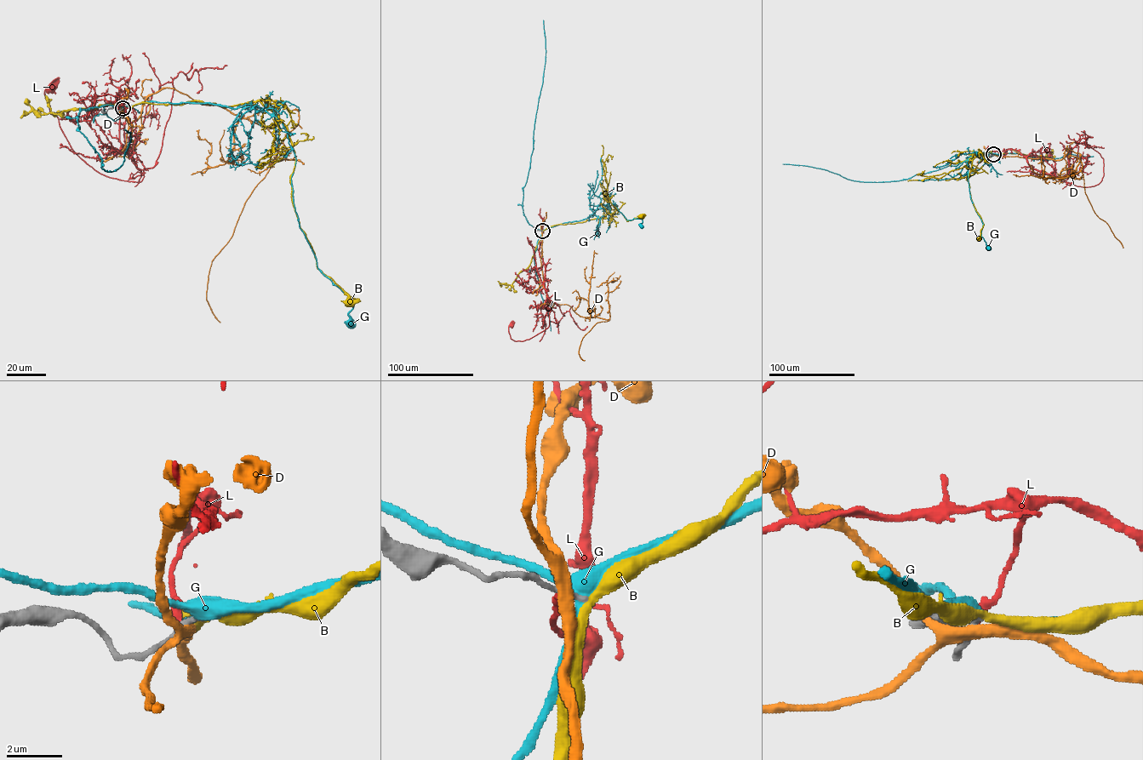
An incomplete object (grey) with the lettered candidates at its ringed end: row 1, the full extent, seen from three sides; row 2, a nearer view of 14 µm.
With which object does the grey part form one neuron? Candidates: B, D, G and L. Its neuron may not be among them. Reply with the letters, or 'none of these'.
none of these

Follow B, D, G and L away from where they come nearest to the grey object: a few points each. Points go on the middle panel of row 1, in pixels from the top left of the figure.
B: (542, 231), (554, 225), (602, 217), (616, 206), (627, 220), (641, 216)
D: (541, 231), (548, 299), (581, 317), (609, 318), (583, 337), (579, 353), (585, 360)
G: (542, 231), (586, 219), (596, 210), (612, 204), (617, 205), (627, 220), (641, 219), (641, 226)
L: (541, 231), (539, 254), (545, 265), (544, 288), (551, 304), (549, 326), (521, 341), (511, 338), (511, 324)

